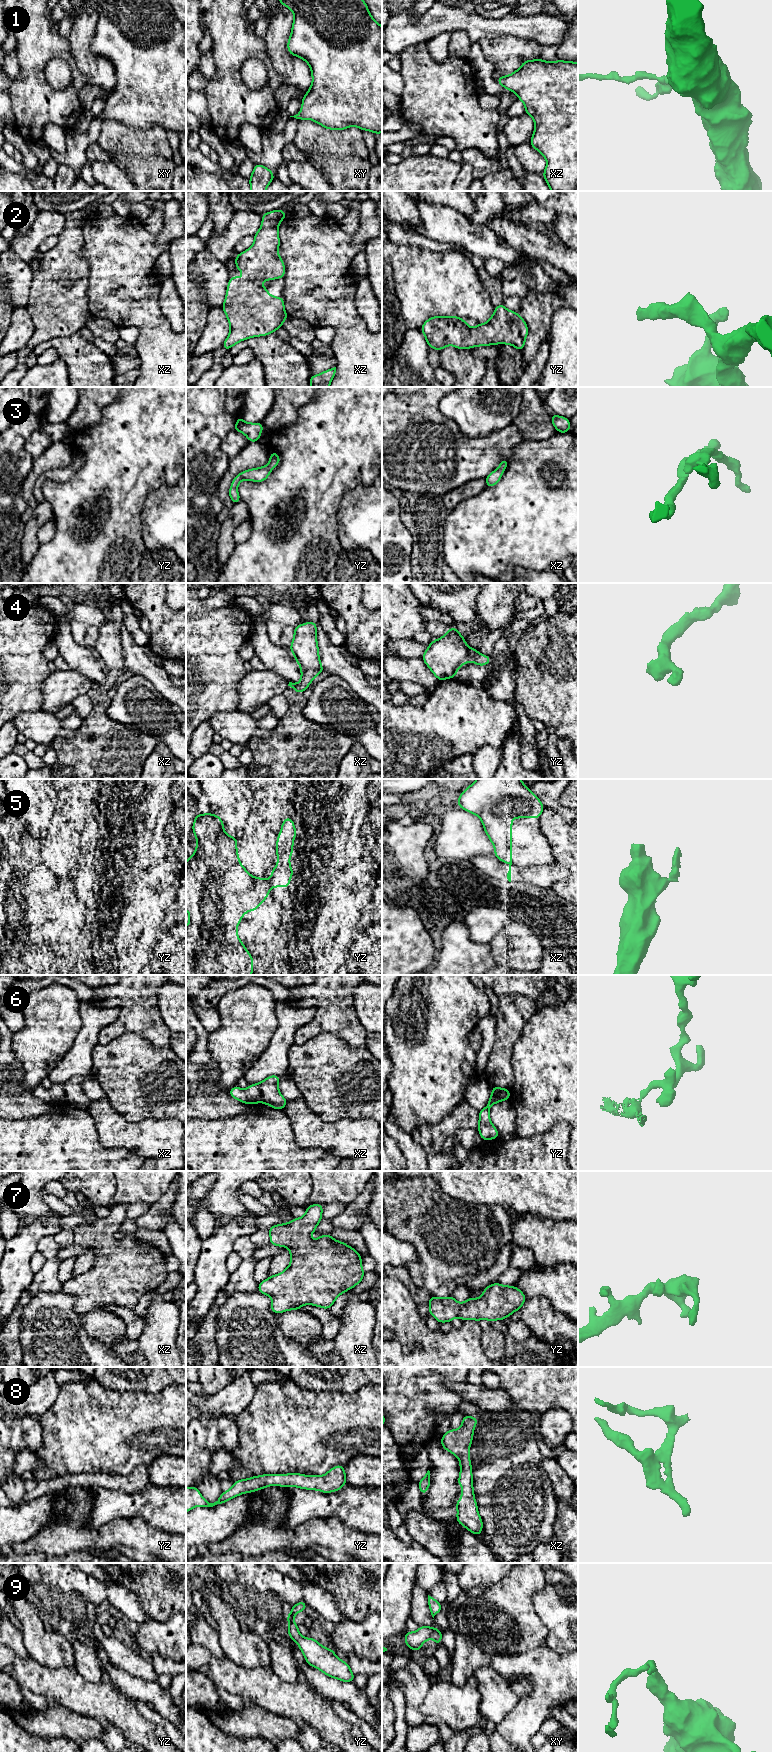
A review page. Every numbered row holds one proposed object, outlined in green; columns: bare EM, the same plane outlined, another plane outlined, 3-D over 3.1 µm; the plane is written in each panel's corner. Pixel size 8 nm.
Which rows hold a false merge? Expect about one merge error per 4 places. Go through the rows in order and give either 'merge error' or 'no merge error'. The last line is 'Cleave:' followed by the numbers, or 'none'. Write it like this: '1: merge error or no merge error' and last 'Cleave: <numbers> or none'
1: no merge error
2: no merge error
3: no merge error
4: no merge error
5: merge error
6: merge error
7: no merge error
8: no merge error
9: no merge error
Cleave: 5, 6

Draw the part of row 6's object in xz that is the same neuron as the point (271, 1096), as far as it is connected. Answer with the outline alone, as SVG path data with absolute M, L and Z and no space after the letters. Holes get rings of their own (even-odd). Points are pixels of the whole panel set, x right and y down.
M271 1075L258 1085L262 1093L262 1102L272 1108L283 1110L288 1101L279 1092L279 1080L279 1076Z

